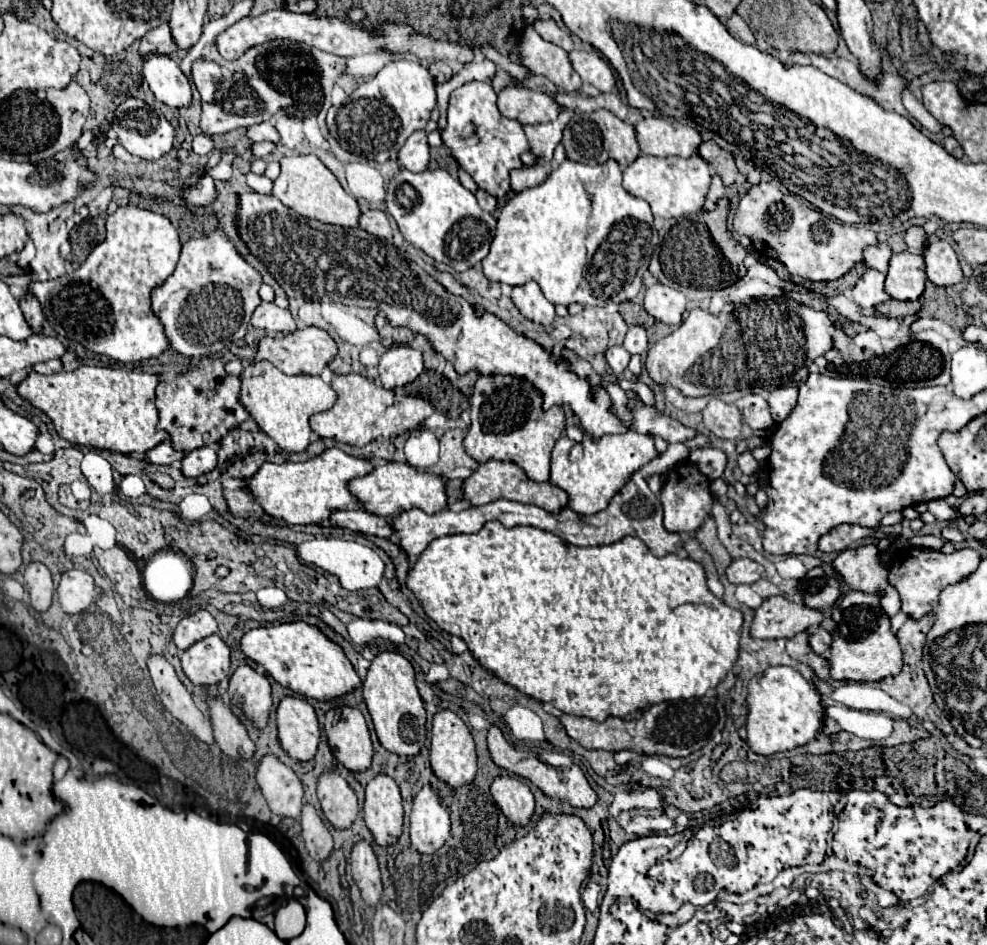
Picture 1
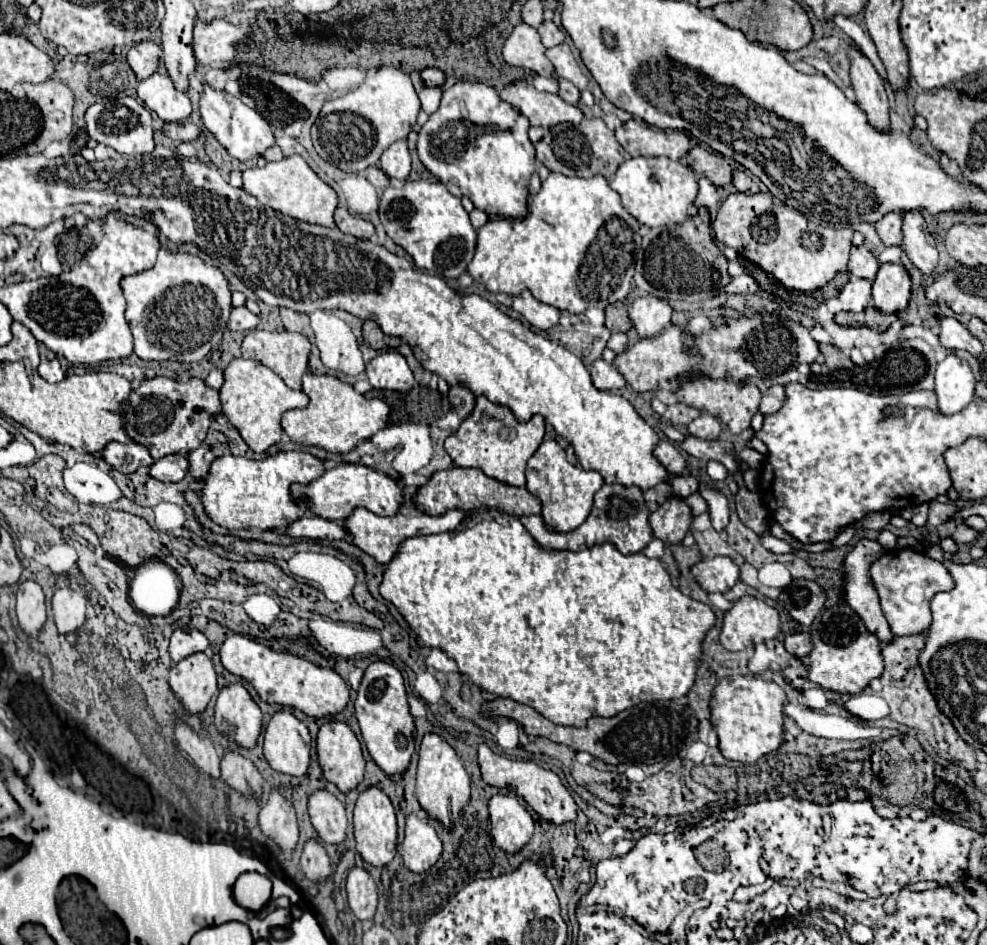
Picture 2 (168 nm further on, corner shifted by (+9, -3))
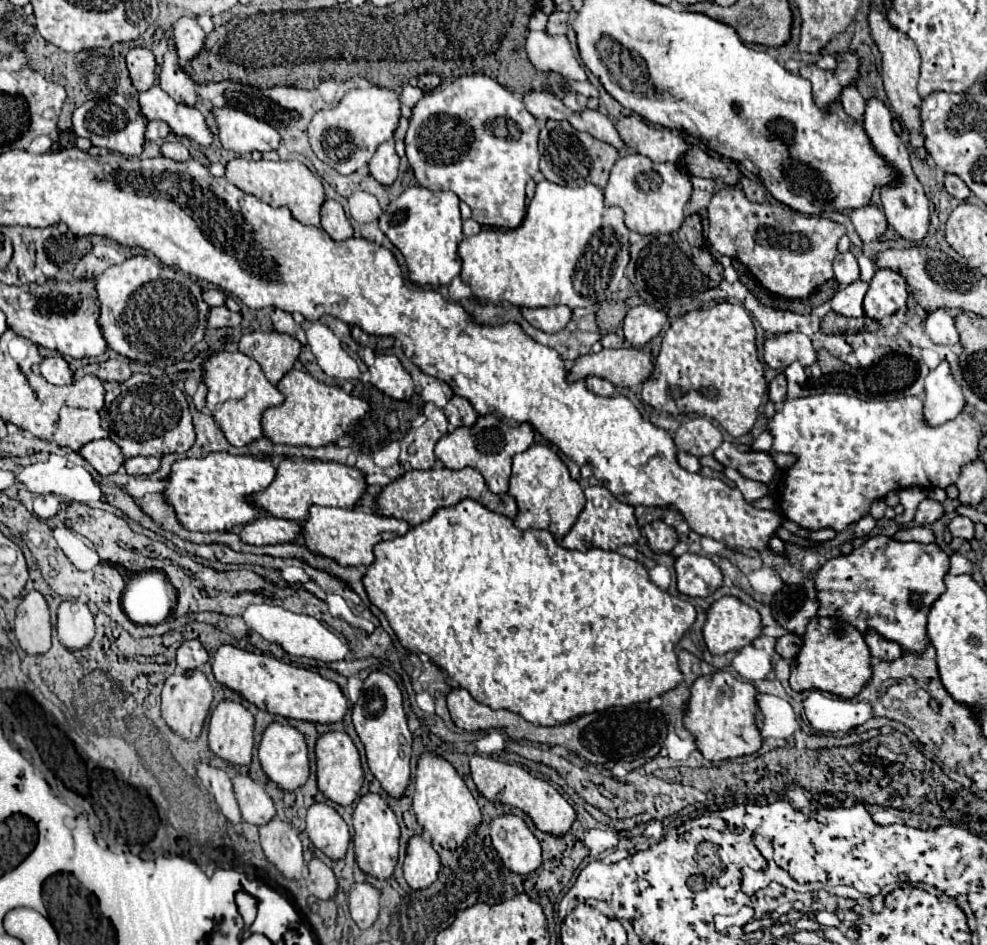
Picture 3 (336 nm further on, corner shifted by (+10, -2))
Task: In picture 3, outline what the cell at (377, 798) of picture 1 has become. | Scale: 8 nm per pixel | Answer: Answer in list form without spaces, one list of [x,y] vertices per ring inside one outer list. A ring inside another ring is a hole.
[[[377,793],[363,795],[353,811],[353,829],[355,829],[355,835],[353,835],[355,861],[359,869],[377,879],[391,877],[397,865],[397,853],[399,853],[399,823],[395,813],[389,809],[387,801]]]

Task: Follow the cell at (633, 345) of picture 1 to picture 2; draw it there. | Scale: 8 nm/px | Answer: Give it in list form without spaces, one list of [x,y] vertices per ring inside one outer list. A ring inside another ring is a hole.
[[[612,334],[610,340],[608,340],[608,348],[614,350],[616,354],[622,352],[622,350],[626,350],[626,346],[628,346],[628,338],[626,338],[626,334]]]

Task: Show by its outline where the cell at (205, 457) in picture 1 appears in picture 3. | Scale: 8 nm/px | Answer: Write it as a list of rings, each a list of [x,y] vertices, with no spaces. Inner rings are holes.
[[[133,457],[125,461],[125,469],[129,475],[151,475],[159,469],[161,459],[159,457]]]

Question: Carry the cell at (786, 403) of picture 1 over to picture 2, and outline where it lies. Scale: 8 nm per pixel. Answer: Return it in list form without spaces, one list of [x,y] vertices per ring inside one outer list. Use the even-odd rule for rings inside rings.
[[[774,384],[774,386],[770,386],[770,388],[764,392],[764,396],[762,396],[762,404],[760,404],[760,412],[762,412],[764,416],[774,414],[774,412],[778,412],[778,410],[782,408],[784,400],[786,400],[784,386]]]

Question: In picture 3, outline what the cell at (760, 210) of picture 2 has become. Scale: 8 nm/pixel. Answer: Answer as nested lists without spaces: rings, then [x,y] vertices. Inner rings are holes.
[[[725,187],[719,193],[715,193],[707,207],[707,213],[709,213],[709,233],[707,233],[709,245],[721,255],[745,263],[767,291],[787,299],[805,299],[811,295],[815,287],[833,279],[833,259],[837,255],[837,243],[845,235],[843,225],[823,217],[803,215],[787,205],[753,203],[745,197],[745,193],[739,187]]]

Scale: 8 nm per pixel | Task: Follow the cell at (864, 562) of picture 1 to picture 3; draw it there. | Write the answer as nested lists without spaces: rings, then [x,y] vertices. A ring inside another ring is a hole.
[[[863,633],[865,635],[865,643],[871,649],[871,655],[881,657],[881,659],[897,659],[901,657],[901,647],[895,641],[885,641],[885,637],[881,637],[879,633]]]

